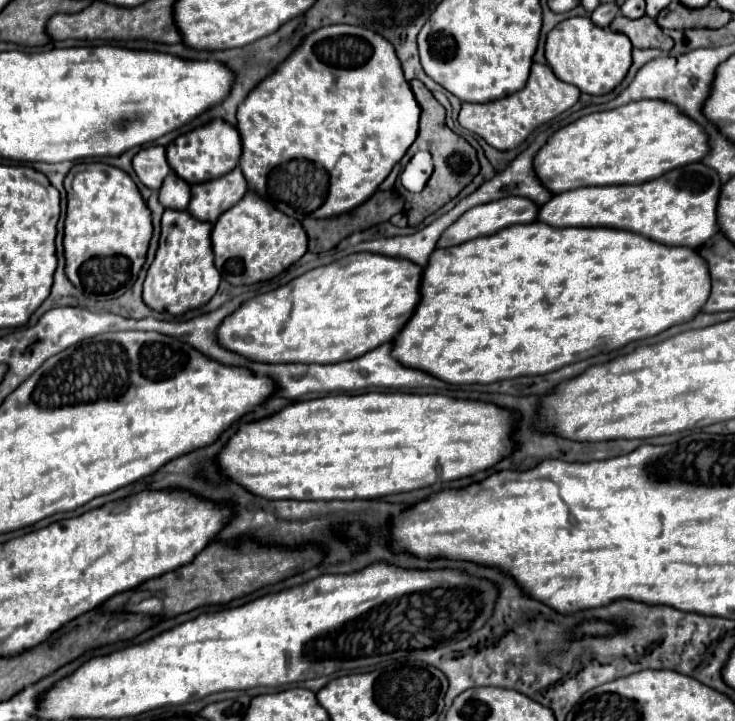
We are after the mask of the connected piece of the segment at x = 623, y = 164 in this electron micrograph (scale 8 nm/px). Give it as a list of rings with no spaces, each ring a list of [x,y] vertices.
[[[633,101],[623,107],[585,115],[555,131],[535,155],[535,175],[543,187],[557,195],[589,185],[631,185],[665,175],[671,169],[701,161],[707,155],[707,135],[667,101]]]

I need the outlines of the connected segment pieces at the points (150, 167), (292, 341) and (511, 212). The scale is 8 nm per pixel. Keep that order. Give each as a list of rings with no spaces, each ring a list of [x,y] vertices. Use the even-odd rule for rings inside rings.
[[[151,145],[147,149],[141,149],[133,157],[133,169],[139,177],[139,181],[149,187],[149,189],[159,189],[167,173],[171,171],[167,157],[165,157],[165,147],[161,145]]]
[[[353,253],[329,265],[311,269],[297,279],[281,285],[269,293],[255,295],[241,303],[223,325],[217,327],[215,337],[227,351],[239,353],[257,363],[339,363],[359,357],[383,343],[389,343],[403,325],[411,319],[419,303],[421,267],[407,259],[393,259],[377,253]]]
[[[505,197],[499,201],[477,205],[465,211],[451,227],[443,231],[437,247],[451,247],[475,237],[497,233],[503,227],[517,223],[533,223],[539,207],[523,197]]]

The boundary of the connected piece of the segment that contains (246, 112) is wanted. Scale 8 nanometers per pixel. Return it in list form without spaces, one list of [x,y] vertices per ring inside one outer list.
[[[343,23],[327,25],[327,27],[321,27],[313,33],[309,33],[307,37],[303,37],[301,43],[297,45],[297,49],[275,69],[275,73],[271,73],[263,83],[259,83],[259,87],[255,87],[255,91],[251,91],[251,95],[239,105],[237,129],[239,129],[241,141],[243,141],[239,169],[243,171],[249,189],[257,191],[263,199],[267,199],[271,205],[275,205],[279,211],[283,211],[289,217],[303,221],[305,217],[341,215],[341,213],[355,209],[361,203],[365,203],[375,193],[375,189],[383,183],[383,179],[391,173],[393,165],[405,155],[405,151],[409,149],[409,145],[417,137],[419,113],[421,113],[419,103],[417,103],[407,79],[403,77],[403,69],[401,69],[401,63],[395,55],[395,49],[385,37],[381,37],[375,31],[355,27],[355,25],[343,25]]]

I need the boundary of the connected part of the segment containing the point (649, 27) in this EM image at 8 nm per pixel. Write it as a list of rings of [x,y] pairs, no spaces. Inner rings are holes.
[[[617,15],[615,21],[609,25],[611,31],[625,33],[633,47],[637,49],[663,49],[669,51],[673,47],[673,39],[655,23],[651,17],[641,17],[641,19],[627,19],[623,15]]]

